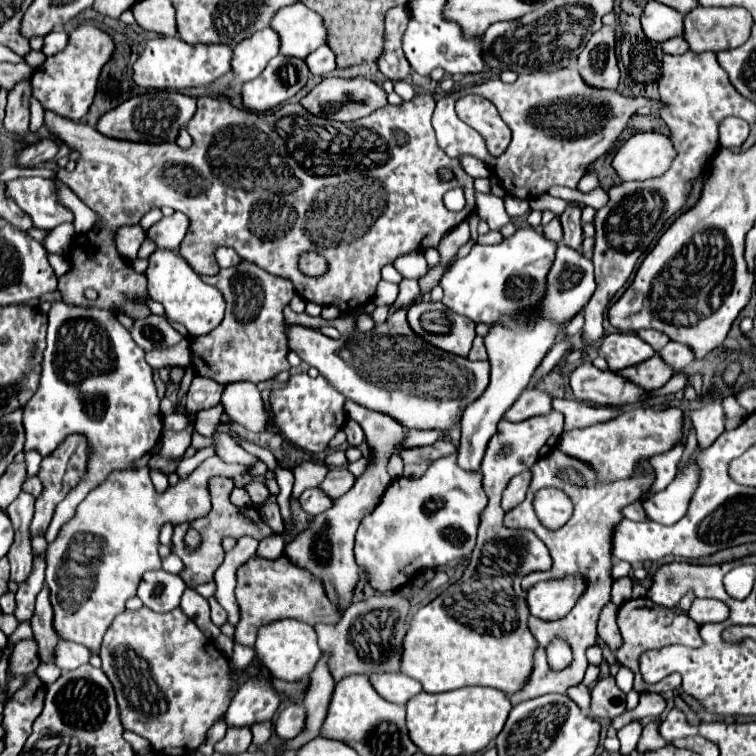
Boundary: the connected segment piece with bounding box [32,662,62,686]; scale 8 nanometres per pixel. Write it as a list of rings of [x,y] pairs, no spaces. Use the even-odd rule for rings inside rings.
[[[52,662],[52,664],[40,664],[32,674],[38,676],[38,678],[48,686],[48,684],[52,684],[52,682],[60,676],[60,672],[62,672],[62,670]]]

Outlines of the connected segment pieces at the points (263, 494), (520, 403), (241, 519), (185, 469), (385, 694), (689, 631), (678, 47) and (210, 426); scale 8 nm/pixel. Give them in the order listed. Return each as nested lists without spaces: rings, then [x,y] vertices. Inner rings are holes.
[[[252,480],[252,482],[244,484],[244,490],[248,492],[252,504],[256,504],[256,506],[264,506],[266,498],[270,496],[270,492],[268,492],[268,488],[264,486],[262,480]]]
[[[528,388],[522,392],[522,396],[510,406],[510,410],[504,414],[506,420],[510,422],[522,422],[526,418],[538,416],[538,414],[546,414],[552,410],[552,396],[548,392],[542,390],[534,390]]]
[[[214,476],[210,478],[210,484],[208,484],[208,490],[210,490],[210,500],[212,500],[212,508],[206,516],[198,518],[198,520],[192,520],[192,522],[184,522],[184,524],[178,524],[174,528],[174,536],[172,536],[172,554],[176,554],[182,562],[184,562],[184,570],[180,572],[182,580],[190,586],[190,588],[196,588],[198,584],[206,584],[206,582],[212,582],[212,576],[216,572],[216,568],[222,564],[222,556],[224,556],[224,550],[222,550],[222,538],[224,536],[232,536],[232,538],[242,538],[242,536],[252,536],[256,540],[262,540],[266,536],[272,536],[272,528],[262,520],[262,514],[258,508],[254,506],[248,506],[248,508],[238,508],[230,502],[230,490],[234,488],[234,482],[230,478],[222,478],[222,476]],[[188,528],[196,528],[200,534],[202,534],[202,544],[200,544],[200,550],[186,550],[184,548],[184,534]]]
[[[204,448],[204,450],[198,450],[194,456],[190,456],[190,458],[184,458],[182,462],[180,462],[180,466],[178,466],[178,476],[180,476],[180,480],[184,480],[202,460],[206,460],[206,458],[210,458],[214,454],[214,448]]]
[[[372,674],[370,682],[384,700],[394,704],[406,704],[412,696],[422,692],[422,684],[406,674]]]
[[[636,598],[636,600],[624,602],[620,606],[620,610],[618,610],[618,628],[620,628],[620,634],[622,634],[622,646],[614,652],[614,658],[616,658],[618,666],[626,666],[626,668],[630,668],[634,672],[633,689],[639,694],[643,692],[661,694],[666,690],[674,690],[674,688],[680,686],[680,680],[682,680],[678,674],[670,674],[668,678],[664,678],[658,684],[646,684],[642,680],[642,675],[638,668],[638,656],[642,652],[646,652],[648,648],[662,648],[662,646],[668,646],[668,644],[684,644],[684,646],[694,648],[703,644],[699,634],[700,626],[688,614],[658,606],[648,598]]]
[[[678,36],[678,38],[666,40],[666,42],[662,44],[662,50],[664,50],[666,54],[684,54],[684,52],[690,50],[690,46],[688,46],[688,42],[686,42],[682,36]]]
[[[216,404],[214,408],[208,408],[208,410],[202,410],[202,426],[196,426],[196,430],[204,436],[212,436],[214,430],[216,430],[216,424],[220,422],[220,416],[222,416],[222,406]]]

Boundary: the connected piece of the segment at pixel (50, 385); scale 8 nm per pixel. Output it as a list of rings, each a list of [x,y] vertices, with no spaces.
[[[62,300],[52,302],[40,386],[24,406],[24,452],[36,450],[44,458],[66,436],[80,434],[88,442],[90,458],[86,476],[54,510],[54,518],[44,534],[48,544],[58,536],[60,526],[74,516],[78,502],[92,488],[102,484],[110,472],[134,470],[134,462],[160,440],[162,418],[158,404],[152,368],[144,360],[144,350],[134,344],[130,332],[118,322],[112,310],[74,306]]]

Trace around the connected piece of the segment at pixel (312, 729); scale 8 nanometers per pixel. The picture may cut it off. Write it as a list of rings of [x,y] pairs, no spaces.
[[[324,654],[318,660],[314,672],[308,678],[308,688],[306,688],[306,692],[302,696],[302,704],[304,704],[306,714],[308,714],[306,730],[298,738],[288,740],[284,744],[284,750],[300,748],[308,740],[312,740],[312,738],[316,738],[320,734],[320,728],[322,728],[322,724],[326,720],[326,712],[328,712],[328,706],[330,706],[330,696],[332,696],[334,684],[336,684],[330,670],[328,670],[328,658],[330,656]]]

